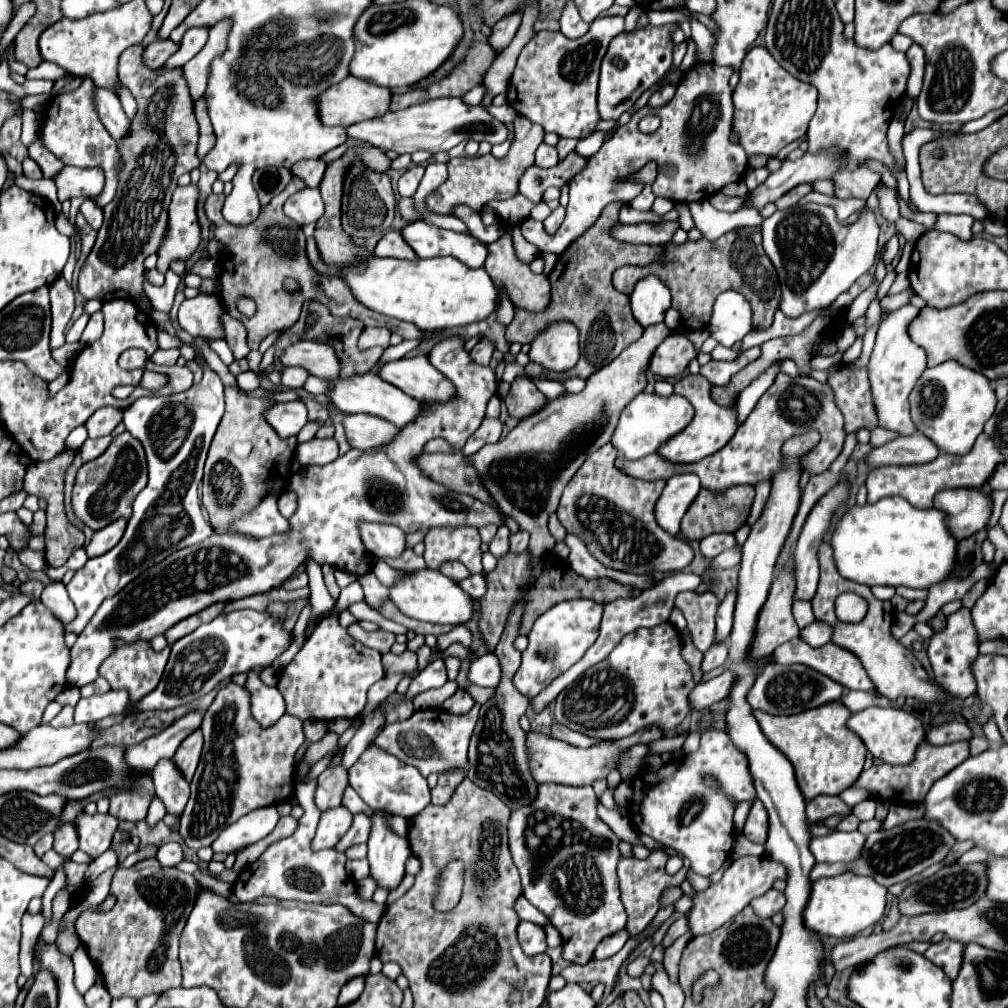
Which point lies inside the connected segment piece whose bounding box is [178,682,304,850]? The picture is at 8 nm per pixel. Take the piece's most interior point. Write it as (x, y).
(243, 767)

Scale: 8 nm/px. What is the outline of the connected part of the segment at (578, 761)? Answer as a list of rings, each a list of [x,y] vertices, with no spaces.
[[[642,728],[640,732],[634,732],[632,736],[616,740],[616,742],[602,742],[592,748],[576,748],[576,746],[570,746],[548,734],[528,732],[528,764],[532,768],[532,778],[536,782],[584,786],[584,784],[592,784],[598,778],[606,778],[608,772],[616,766],[622,750],[630,748],[632,744],[650,744],[654,740],[662,738],[662,734],[664,732],[660,732],[660,728]]]

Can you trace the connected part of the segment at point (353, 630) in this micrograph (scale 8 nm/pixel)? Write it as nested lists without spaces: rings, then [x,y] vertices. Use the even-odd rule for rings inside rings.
[[[357,623],[348,626],[347,630],[350,636],[365,646],[378,650],[381,654],[388,654],[394,644],[394,634],[386,630],[365,631]]]

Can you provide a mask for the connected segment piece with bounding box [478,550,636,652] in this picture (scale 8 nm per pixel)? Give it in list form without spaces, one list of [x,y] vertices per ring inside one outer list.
[[[528,550],[522,552],[522,554],[508,552],[502,558],[498,558],[496,568],[490,574],[486,574],[486,586],[488,586],[486,594],[478,600],[478,614],[480,614],[478,632],[484,638],[488,652],[494,652],[496,644],[500,642],[508,614],[510,614],[510,610],[514,608],[516,602],[524,602],[524,614],[522,614],[522,624],[518,628],[518,634],[528,634],[534,620],[562,600],[592,598],[600,604],[608,604],[616,598],[636,596],[634,588],[618,584],[614,580],[608,580],[608,578],[588,580],[588,578],[576,574],[564,560],[558,560],[556,556],[552,556],[552,552],[548,552],[542,558],[532,562],[532,556],[530,556]]]

